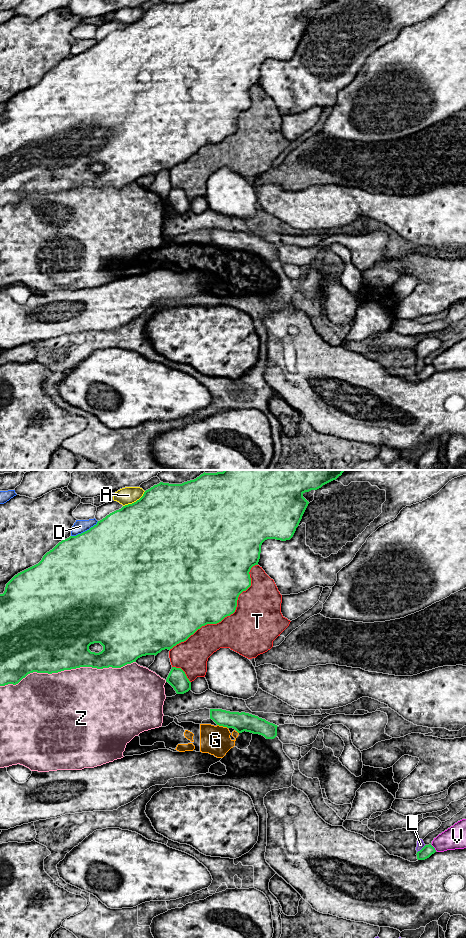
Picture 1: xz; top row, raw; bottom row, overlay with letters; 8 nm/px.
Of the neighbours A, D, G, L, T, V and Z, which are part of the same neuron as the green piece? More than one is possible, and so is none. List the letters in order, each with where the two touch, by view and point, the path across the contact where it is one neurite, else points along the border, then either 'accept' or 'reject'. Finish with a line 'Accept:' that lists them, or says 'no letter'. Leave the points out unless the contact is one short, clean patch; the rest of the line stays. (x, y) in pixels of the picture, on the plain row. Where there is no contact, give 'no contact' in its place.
A: contact xz (134, 22); reject
D: contact xz (85, 51); reject
G: contact xz (222, 245); border xz (217, 244), (227, 248); reject
L: contact xz (422, 368); reject
T: contact xz (226, 136); reject
V: contact xz (433, 367); reject
Z: contact xz (67, 189); reject
Accept: no letter

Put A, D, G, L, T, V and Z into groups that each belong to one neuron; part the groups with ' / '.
A / D / G / L / T / V / Z

